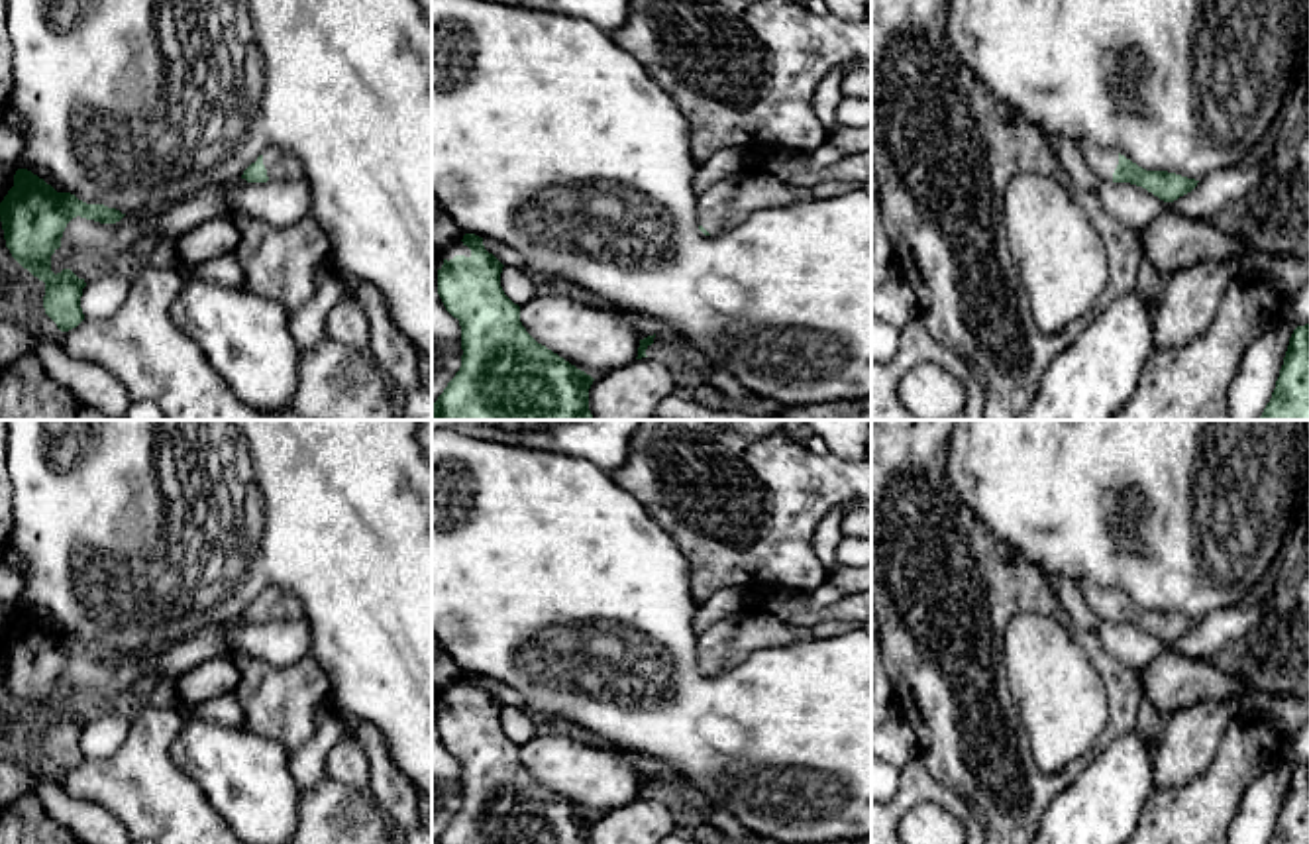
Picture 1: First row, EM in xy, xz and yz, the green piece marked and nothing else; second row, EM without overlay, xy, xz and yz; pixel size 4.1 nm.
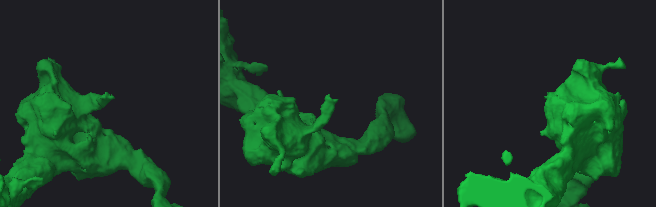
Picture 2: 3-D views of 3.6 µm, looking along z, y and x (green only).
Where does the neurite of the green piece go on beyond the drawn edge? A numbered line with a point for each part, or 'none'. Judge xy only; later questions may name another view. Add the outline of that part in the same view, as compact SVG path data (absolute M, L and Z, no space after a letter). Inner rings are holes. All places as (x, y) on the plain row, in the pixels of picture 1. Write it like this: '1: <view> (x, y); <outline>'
1: xy (279, 603); M269 587L263 593L263 605L269 620L281 618L302 618L302 603L294 593L283 591L281 587Z

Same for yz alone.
1: yz (1103, 601); M1079 581L1077 589L1093 612L1103 620L1113 620L1113 612L1119 605L1119 593L1115 589L1103 589L1089 581Z

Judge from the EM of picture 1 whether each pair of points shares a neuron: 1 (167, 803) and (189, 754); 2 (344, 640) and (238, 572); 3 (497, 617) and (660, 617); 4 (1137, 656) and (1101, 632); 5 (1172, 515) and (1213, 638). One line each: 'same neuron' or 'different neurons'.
1: different neurons
2: same neuron
3: same neuron
4: same neuron
5: different neurons

